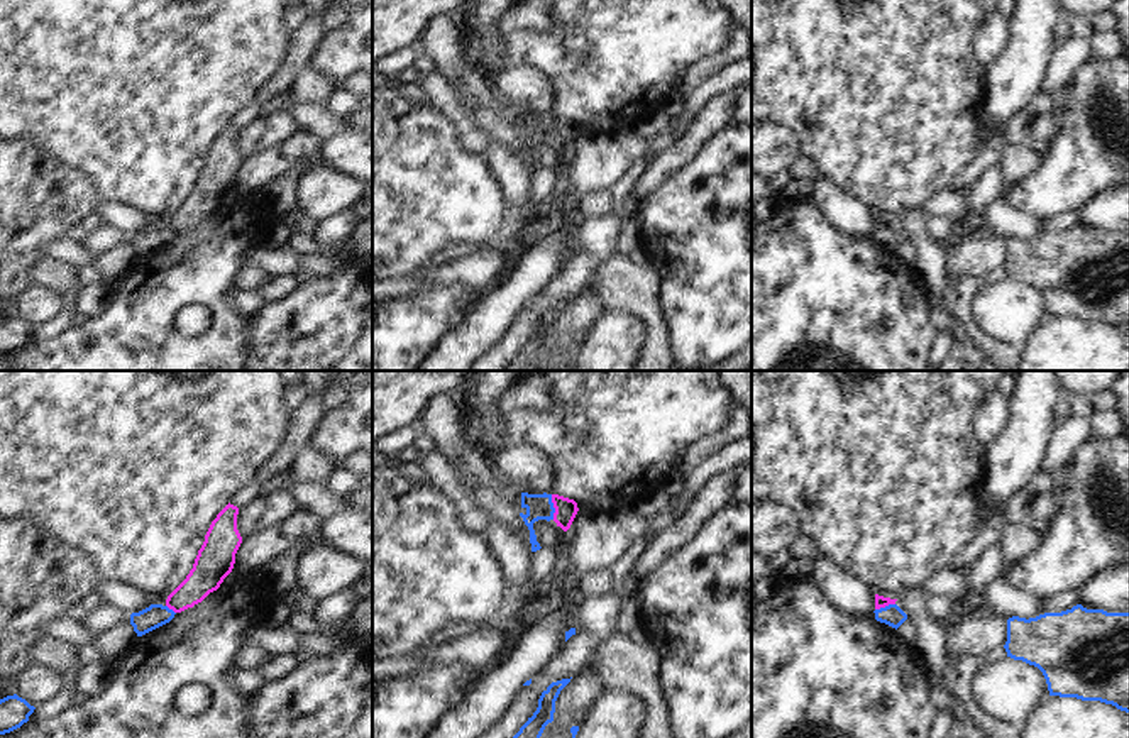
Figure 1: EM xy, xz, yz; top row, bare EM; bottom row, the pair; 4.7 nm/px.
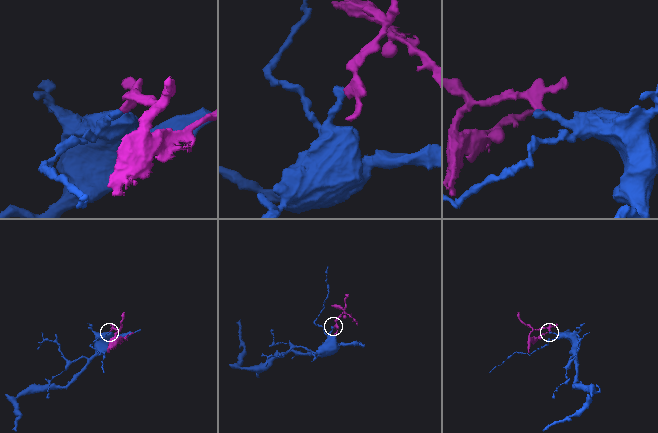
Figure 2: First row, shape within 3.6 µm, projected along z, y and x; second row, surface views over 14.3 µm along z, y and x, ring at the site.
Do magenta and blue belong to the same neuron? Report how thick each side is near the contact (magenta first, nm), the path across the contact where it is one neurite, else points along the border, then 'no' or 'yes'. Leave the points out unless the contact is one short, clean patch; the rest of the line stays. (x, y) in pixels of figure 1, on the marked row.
110/130 nm | along xz (550, 495), (554, 518) | no

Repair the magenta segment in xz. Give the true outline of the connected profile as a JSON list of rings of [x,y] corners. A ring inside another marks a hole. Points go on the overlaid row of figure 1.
[[[552,494],[552,503],[555,508],[553,521],[557,523],[557,526],[567,531],[579,511],[577,503],[559,494]]]

